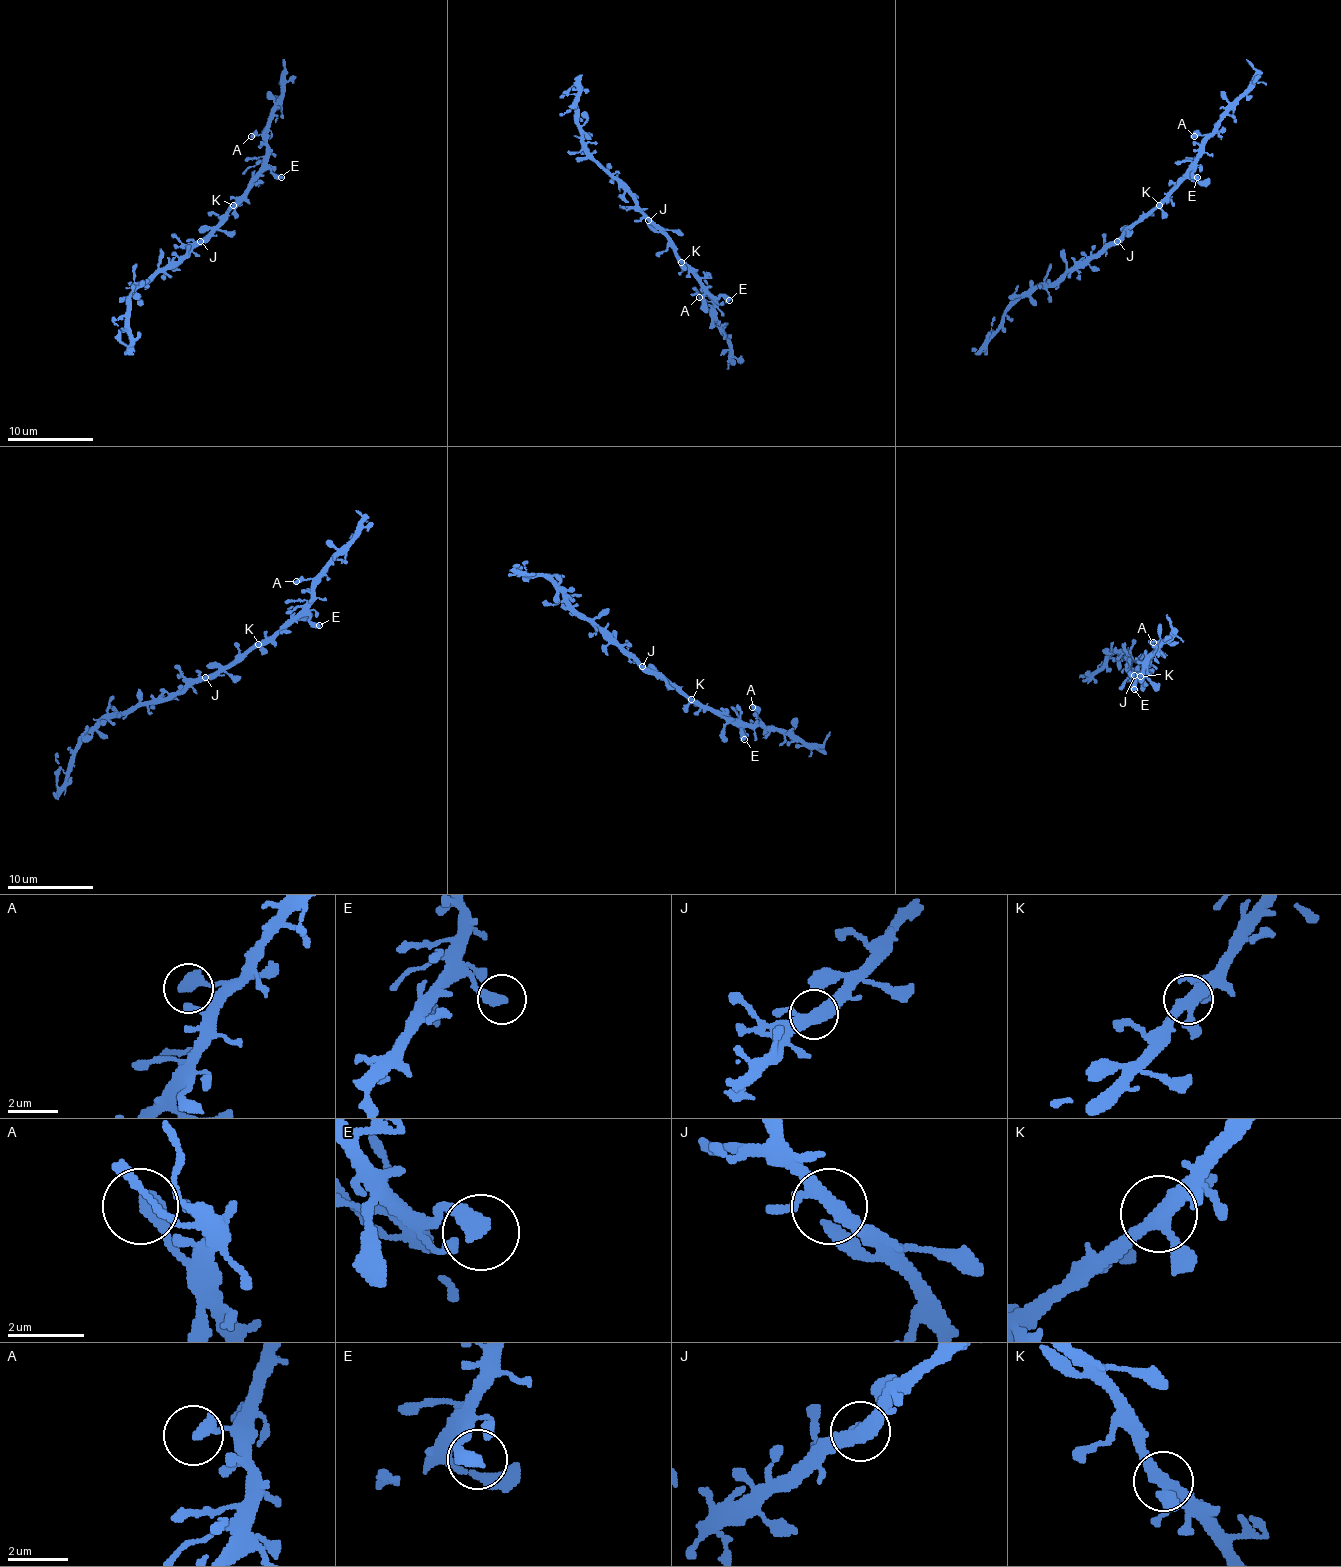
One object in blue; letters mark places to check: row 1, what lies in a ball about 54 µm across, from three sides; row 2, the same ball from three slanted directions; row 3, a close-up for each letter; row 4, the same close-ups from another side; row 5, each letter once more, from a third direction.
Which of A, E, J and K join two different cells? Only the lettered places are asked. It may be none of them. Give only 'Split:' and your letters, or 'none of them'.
Split: none of them

